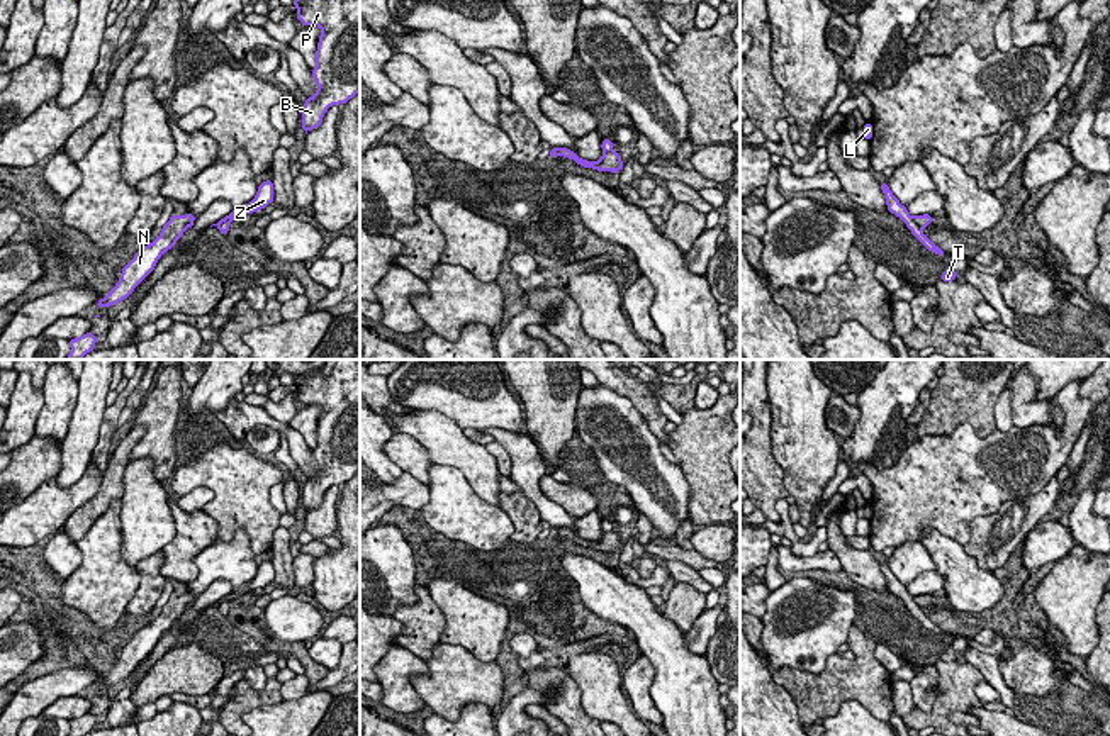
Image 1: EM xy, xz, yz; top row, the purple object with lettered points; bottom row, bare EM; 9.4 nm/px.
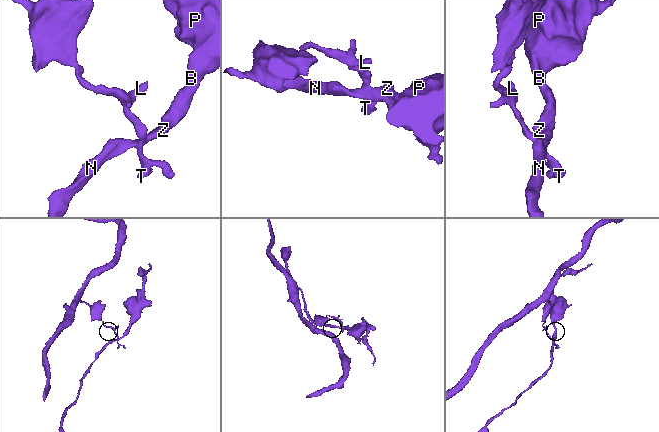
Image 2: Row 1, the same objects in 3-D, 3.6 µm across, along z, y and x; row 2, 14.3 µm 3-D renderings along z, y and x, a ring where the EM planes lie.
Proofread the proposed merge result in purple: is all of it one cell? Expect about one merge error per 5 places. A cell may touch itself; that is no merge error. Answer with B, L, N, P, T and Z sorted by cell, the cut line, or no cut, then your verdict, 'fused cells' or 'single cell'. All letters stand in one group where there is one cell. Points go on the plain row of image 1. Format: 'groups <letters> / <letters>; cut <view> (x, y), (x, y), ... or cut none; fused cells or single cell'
groups B N P Z / L T; cut yz (912, 597), (922, 607); fused cells

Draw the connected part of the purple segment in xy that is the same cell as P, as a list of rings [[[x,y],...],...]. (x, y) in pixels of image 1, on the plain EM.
[[[336,360],[326,376],[322,368],[295,376],[294,385],[304,405],[319,405],[312,456],[317,471],[302,490],[306,514],[321,505],[331,485],[346,483],[360,471],[360,360]]]

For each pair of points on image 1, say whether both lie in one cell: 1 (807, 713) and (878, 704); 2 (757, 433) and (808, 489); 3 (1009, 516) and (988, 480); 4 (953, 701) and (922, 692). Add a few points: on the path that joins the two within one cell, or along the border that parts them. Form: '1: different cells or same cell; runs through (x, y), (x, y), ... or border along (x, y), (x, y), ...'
1: same cell; runs through (824, 696), (829, 691), (861, 691)
2: different cells; border along (769, 411), (771, 453), (783, 470), (786, 487)
3: different cells; border along (1039, 490), (980, 514), (969, 528)
4: different cells; border along (937, 696), (929, 711), (913, 706)

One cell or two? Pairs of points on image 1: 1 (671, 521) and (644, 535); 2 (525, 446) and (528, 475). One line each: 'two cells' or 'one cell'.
1: two cells
2: one cell

